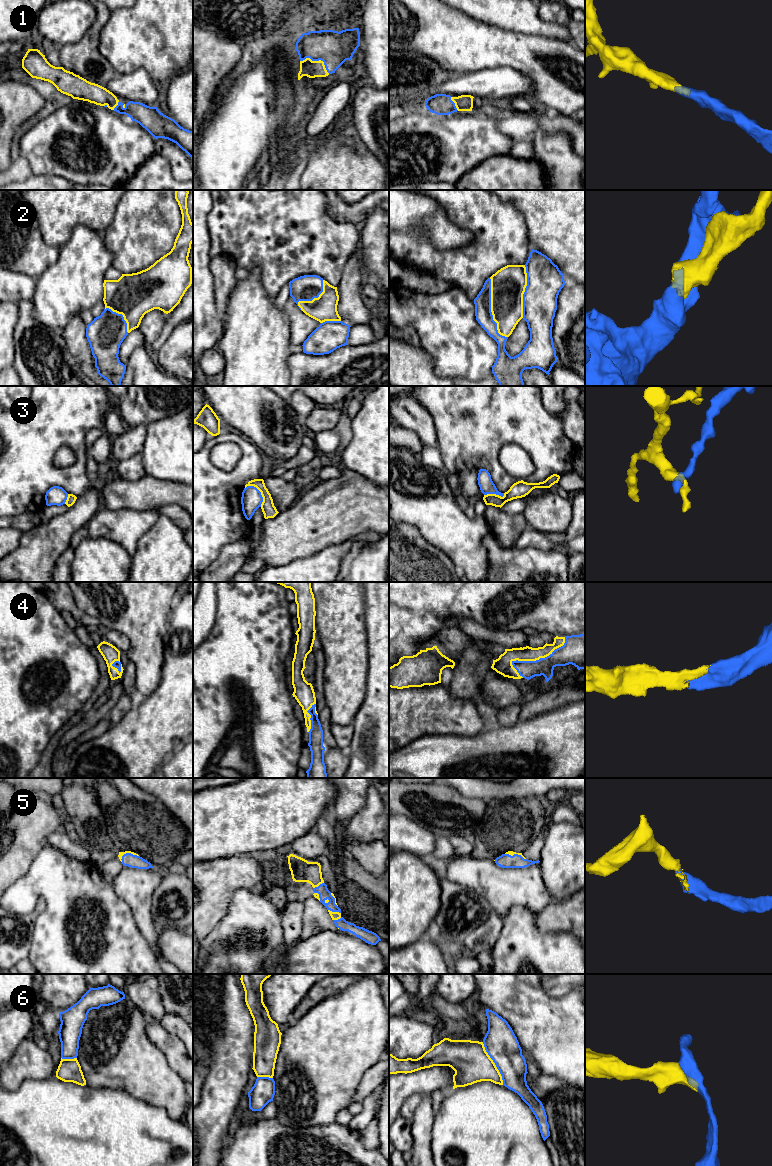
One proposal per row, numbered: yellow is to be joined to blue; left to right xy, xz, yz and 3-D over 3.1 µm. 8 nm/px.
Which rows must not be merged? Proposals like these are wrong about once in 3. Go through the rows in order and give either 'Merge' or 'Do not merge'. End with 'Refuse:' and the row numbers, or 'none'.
1: Merge
2: Merge
3: Do not merge
4: Merge
5: Merge
6: Do not merge
Refuse: 3, 6

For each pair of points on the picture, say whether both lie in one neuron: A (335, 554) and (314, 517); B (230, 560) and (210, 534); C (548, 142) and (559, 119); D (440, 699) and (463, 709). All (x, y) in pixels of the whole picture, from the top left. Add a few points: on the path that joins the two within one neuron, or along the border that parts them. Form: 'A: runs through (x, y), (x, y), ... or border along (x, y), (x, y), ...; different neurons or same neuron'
A: border along (352, 537), (308, 555); different neurons
B: border along (243, 538), (227, 543), (208, 567); different neurons
C: border along (538, 125), (546, 132), (563, 131), (572, 146); different neurons
D: runs through (446, 705), (450, 709), (457, 709); same neuron

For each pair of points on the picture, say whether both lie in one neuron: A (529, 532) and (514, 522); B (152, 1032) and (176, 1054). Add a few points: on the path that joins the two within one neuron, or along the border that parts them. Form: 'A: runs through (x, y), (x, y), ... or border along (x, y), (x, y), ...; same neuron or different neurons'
A: border along (528, 525), (513, 547); different neurons
B: runs through (158, 1036), (170, 1048); same neuron

